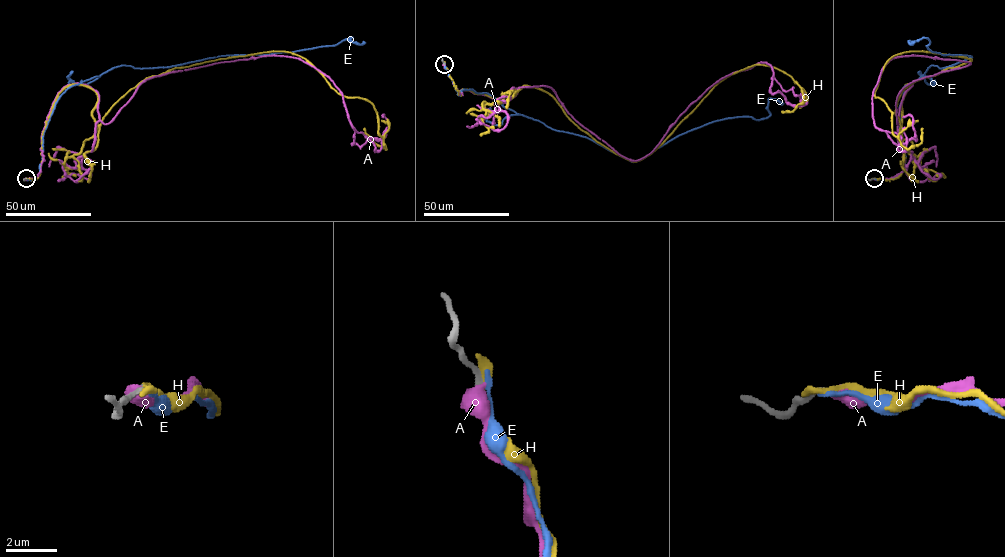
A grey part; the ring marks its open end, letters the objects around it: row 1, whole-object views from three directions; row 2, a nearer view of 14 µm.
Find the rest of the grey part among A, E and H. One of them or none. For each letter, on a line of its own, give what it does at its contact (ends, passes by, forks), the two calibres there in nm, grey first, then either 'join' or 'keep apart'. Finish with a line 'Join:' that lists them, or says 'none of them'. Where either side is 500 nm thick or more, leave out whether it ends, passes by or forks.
A: calibres 240 and 550 nm; join
E: it ends; calibres 240 and 240 nm; keep apart
H: it ends; calibres 240 and 360 nm; keep apart
Join: A

